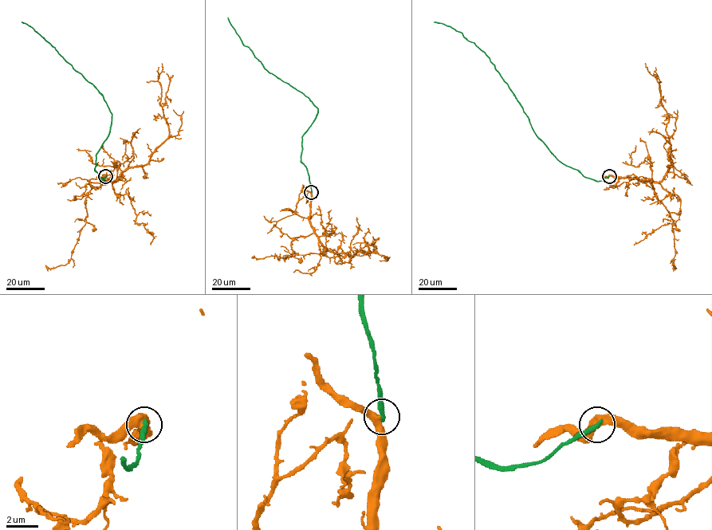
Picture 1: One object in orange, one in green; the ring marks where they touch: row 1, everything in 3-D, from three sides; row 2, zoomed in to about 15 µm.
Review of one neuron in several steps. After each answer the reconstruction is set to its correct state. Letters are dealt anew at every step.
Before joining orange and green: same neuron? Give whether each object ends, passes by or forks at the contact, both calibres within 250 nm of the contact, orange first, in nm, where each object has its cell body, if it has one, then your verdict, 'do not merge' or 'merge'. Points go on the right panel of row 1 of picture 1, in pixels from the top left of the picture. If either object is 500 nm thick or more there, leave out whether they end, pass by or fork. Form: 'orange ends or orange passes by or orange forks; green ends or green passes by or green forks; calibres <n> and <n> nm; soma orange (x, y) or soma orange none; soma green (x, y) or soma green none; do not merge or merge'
orange passes by; green ends; calibres 480 and 340 nm; soma orange none; soma green none; do not merge

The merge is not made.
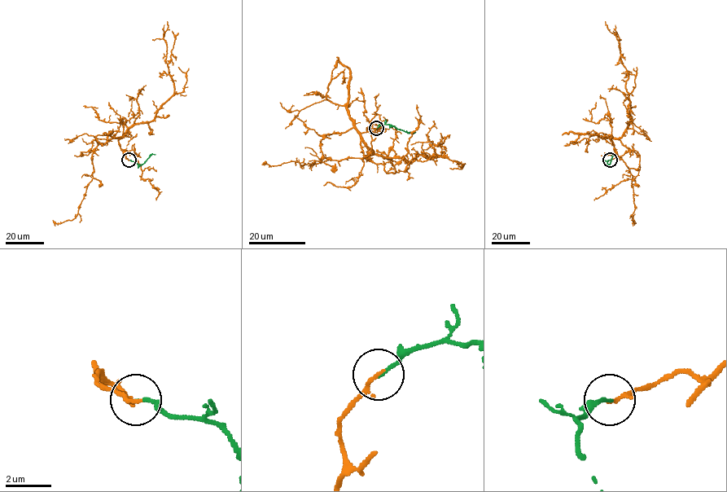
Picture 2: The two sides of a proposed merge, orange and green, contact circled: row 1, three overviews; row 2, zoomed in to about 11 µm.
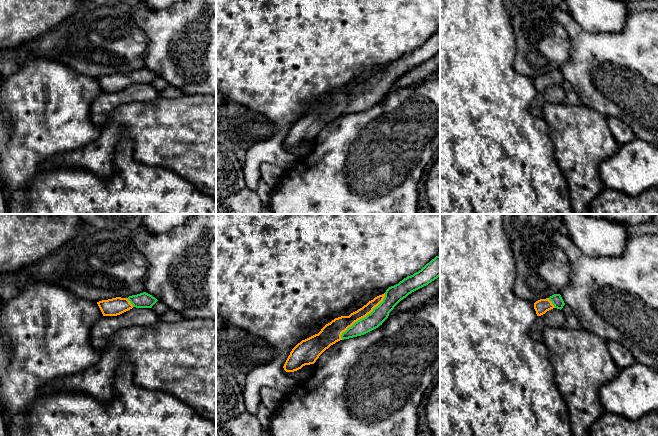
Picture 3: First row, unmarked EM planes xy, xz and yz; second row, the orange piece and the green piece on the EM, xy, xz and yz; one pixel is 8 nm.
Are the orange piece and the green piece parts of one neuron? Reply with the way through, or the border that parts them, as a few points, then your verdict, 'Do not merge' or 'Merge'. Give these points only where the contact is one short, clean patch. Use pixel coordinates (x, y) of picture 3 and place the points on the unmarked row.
Merge

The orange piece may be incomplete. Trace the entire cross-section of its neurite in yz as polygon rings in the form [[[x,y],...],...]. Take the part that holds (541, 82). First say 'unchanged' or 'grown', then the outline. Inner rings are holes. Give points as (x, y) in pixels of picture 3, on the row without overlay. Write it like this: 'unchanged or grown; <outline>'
grown; [[[554,70],[546,75],[540,75],[534,79],[534,85],[536,87],[537,92],[541,92],[545,90],[547,87],[557,84],[562,85],[565,81],[560,70]]]

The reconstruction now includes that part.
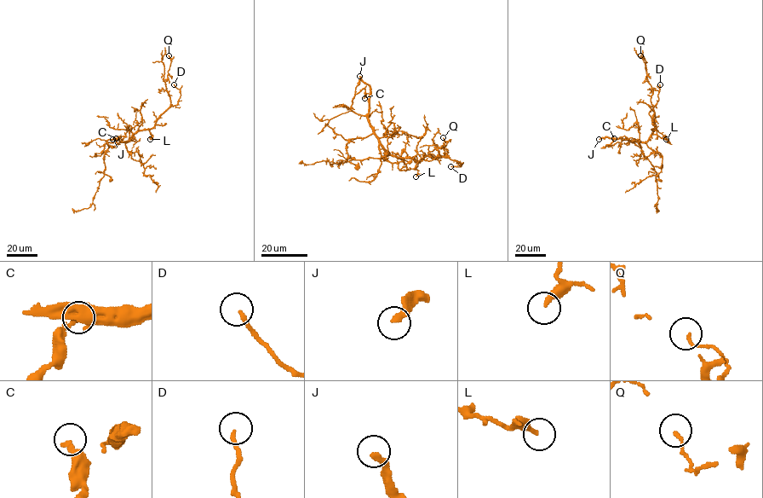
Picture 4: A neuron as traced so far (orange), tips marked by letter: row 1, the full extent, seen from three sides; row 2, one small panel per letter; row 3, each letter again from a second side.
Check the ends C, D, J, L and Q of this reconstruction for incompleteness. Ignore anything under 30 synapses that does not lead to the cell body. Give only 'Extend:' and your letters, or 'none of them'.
Extend: J

